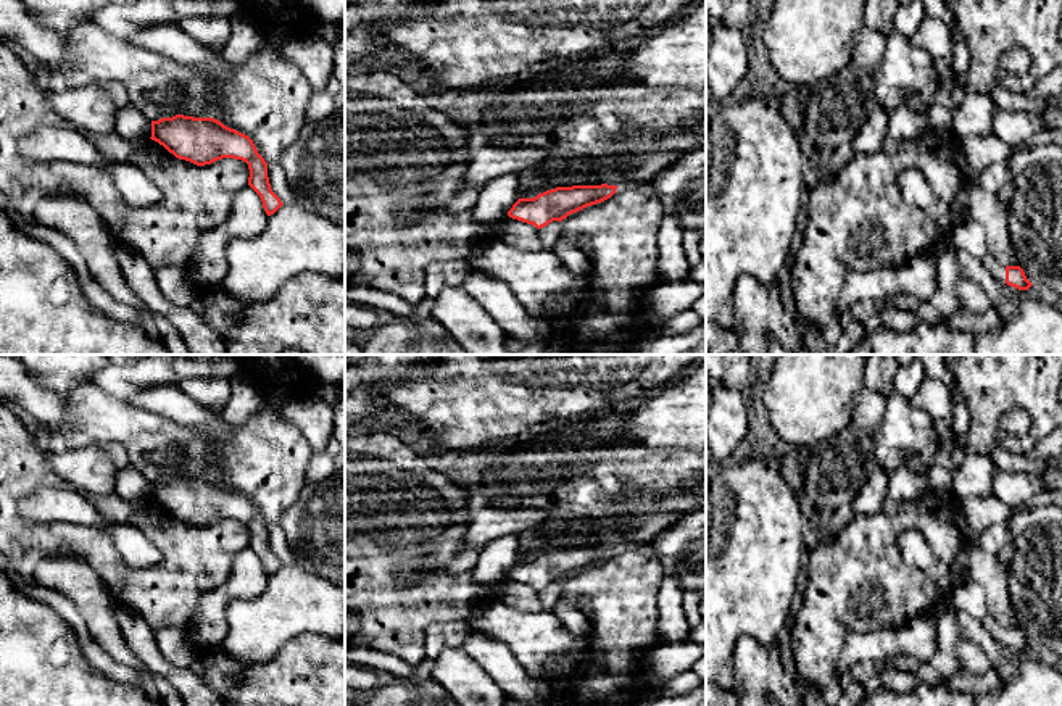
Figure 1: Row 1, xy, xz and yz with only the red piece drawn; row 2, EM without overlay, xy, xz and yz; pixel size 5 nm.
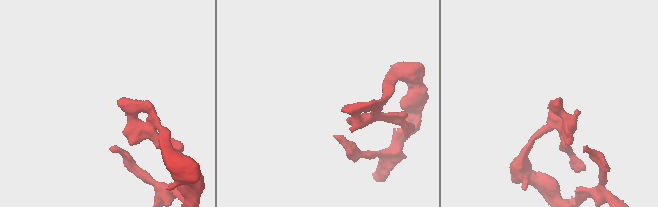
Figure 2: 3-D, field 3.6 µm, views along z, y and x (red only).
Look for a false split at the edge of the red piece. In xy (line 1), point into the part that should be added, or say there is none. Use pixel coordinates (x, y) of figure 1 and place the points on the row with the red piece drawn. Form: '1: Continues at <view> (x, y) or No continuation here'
1: No continuation here

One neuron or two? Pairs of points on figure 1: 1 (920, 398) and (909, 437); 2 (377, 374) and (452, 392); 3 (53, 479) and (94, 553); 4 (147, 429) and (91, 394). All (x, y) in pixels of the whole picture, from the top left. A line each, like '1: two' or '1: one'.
1: two
2: two
3: one
4: one

